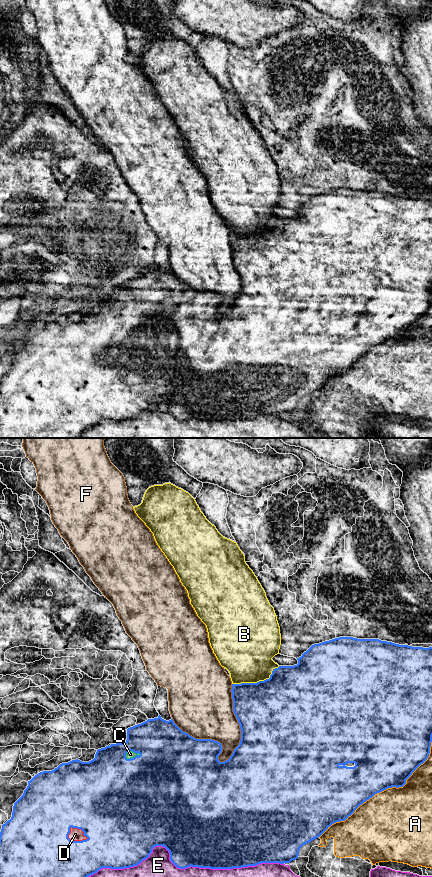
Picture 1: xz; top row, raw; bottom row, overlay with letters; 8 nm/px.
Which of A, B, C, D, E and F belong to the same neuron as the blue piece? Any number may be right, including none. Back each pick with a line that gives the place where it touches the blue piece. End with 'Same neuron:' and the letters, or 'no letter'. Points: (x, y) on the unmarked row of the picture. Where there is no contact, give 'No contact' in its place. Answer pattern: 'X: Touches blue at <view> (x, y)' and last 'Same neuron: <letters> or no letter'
C: Touches blue at xz (132, 310)
D: Touches blue at xz (80, 380)
Same neuron: C, D

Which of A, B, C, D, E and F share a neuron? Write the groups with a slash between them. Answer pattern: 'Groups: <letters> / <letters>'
Groups: A / B / C D / E / F

